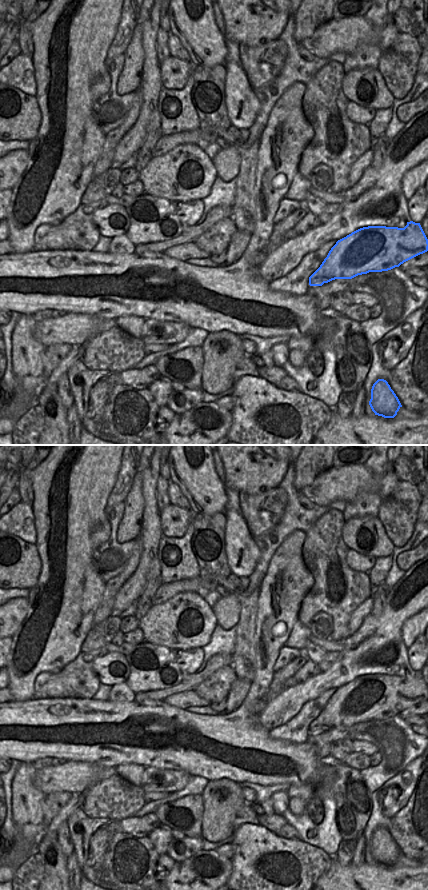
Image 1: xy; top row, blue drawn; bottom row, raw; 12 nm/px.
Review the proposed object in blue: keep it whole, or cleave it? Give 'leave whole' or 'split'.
leave whole

